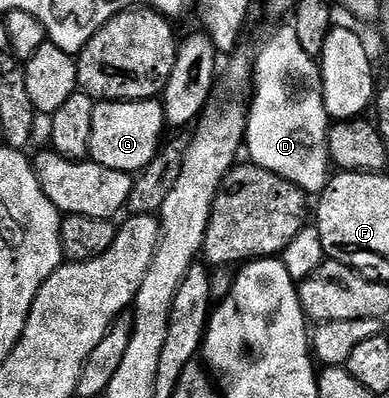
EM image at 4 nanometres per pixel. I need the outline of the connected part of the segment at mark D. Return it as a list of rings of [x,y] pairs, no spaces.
[[[285,24],[262,44],[257,62],[255,58],[251,66],[252,86],[253,103],[248,103],[245,119],[244,145],[247,154],[249,150],[248,161],[287,179],[297,176],[293,174],[324,179],[331,170],[331,119],[323,104],[321,68],[318,59],[303,52],[292,25]]]

